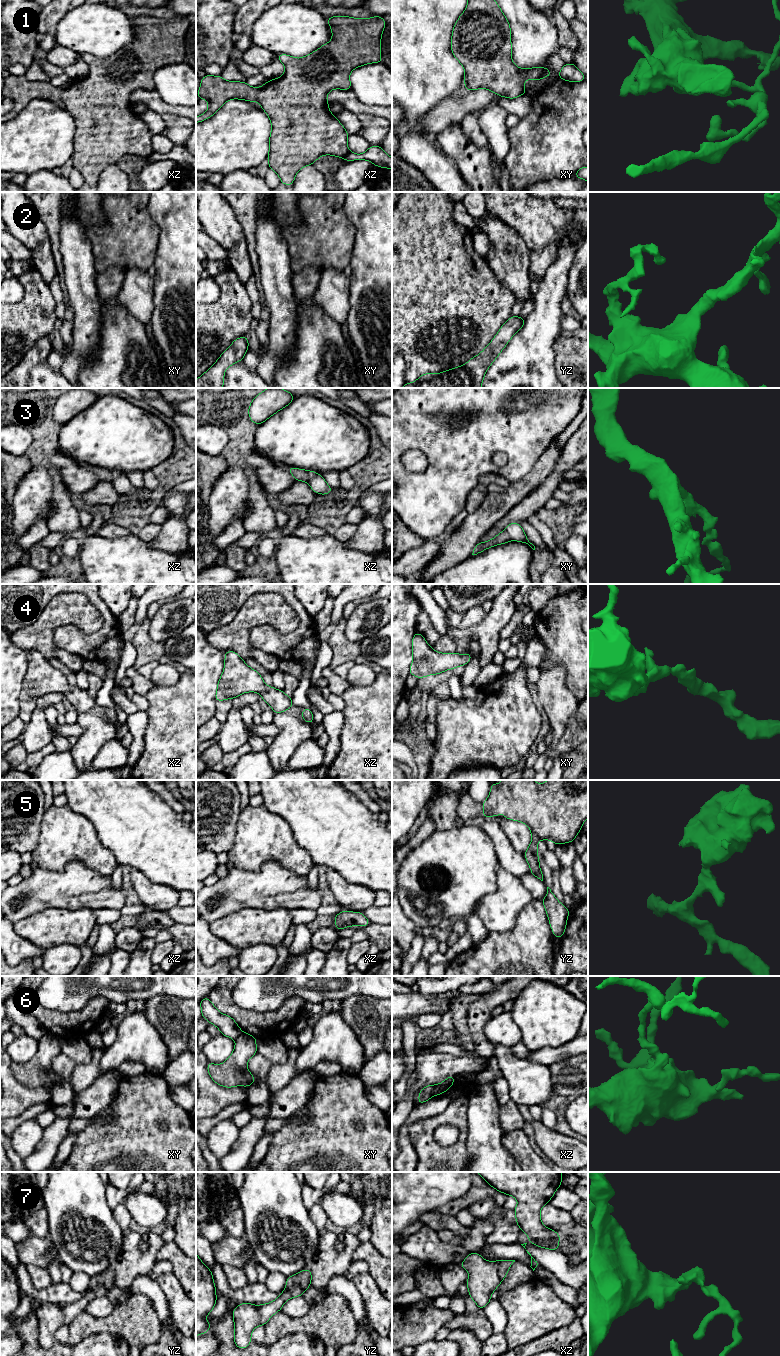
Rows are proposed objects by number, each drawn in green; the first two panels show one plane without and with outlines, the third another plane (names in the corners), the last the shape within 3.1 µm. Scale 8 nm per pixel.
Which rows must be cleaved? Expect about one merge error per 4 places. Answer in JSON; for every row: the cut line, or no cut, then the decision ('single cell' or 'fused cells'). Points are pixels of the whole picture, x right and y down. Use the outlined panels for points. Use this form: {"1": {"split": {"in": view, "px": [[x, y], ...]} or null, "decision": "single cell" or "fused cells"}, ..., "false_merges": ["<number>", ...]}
{"1": {"split": {"in": "xy", "px": [[544, 68], [541, 77]]}, "decision": "fused cells"}, "2": {"split": null, "decision": "single cell"}, "3": {"split": null, "decision": "single cell"}, "4": {"split": null, "decision": "single cell"}, "5": {"split": null, "decision": "single cell"}, "6": {"split": {"in": "xz", "px": [[434, 1085], [433, 1095]]}, "decision": "fused cells"}, "7": {"split": {"in": "xz", "px": [[498, 1261], [498, 1275], [502, 1279]]}, "decision": "fused cells"}, "false_merges": ["1", "6", "7"]}

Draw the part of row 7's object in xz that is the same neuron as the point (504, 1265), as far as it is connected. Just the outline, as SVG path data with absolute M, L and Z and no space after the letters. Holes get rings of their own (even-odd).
M500 1260L499 1261L499 1276L503 1280L506 1277L507 1271L510 1269L511 1265L515 1260Z

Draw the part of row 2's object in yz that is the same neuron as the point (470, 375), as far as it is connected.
M511 316L486 348L463 366L438 374L425 373L413 383L405 383L402 388L481 388L487 369L524 323L525 319L520 316Z

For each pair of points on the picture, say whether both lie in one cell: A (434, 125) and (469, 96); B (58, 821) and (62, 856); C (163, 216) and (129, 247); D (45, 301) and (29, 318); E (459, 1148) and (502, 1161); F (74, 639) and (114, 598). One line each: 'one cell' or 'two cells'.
A: one cell
B: one cell
C: two cells
D: one cell
E: two cells
F: two cells

